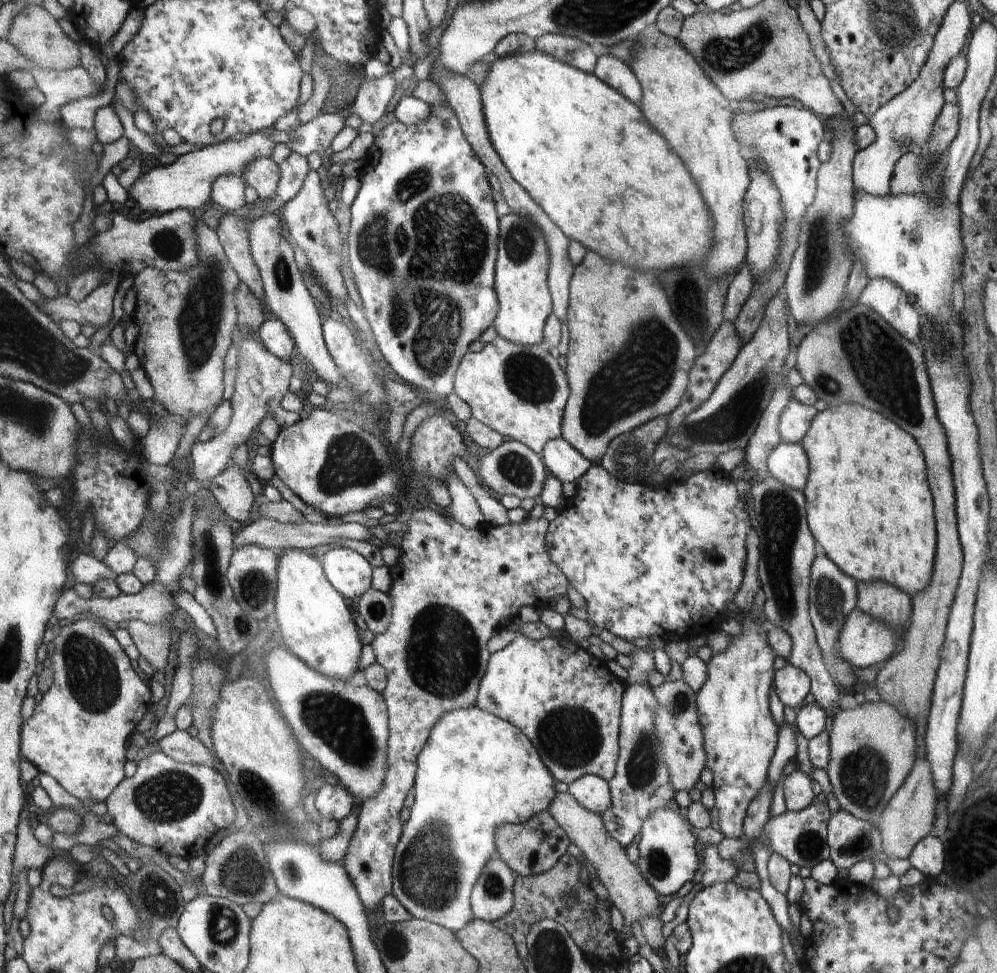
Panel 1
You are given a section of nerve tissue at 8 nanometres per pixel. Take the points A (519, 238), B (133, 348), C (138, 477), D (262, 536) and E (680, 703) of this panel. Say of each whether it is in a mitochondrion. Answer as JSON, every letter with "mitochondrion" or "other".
{"A":"mitochondrion","B":"other","C":"other","D":"other","E":"mitochondrion"}

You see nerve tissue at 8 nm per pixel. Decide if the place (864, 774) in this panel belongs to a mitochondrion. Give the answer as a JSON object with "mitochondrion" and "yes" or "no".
{"mitochondrion":"yes"}

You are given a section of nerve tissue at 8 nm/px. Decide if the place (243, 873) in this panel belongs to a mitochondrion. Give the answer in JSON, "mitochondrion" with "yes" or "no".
{"mitochondrion":"yes"}

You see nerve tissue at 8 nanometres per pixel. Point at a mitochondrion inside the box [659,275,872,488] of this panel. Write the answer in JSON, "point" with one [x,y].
{"point":[732,421]}

